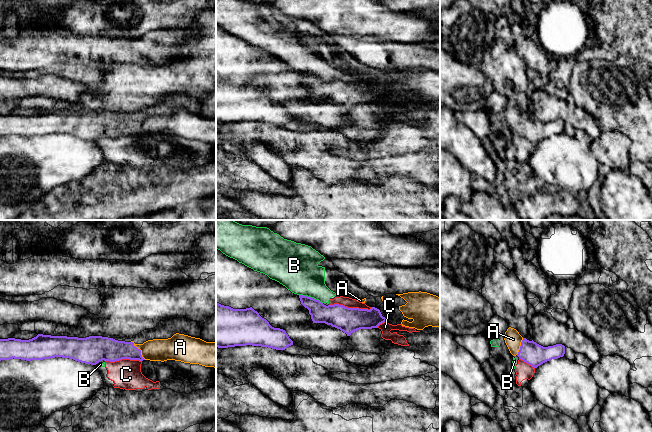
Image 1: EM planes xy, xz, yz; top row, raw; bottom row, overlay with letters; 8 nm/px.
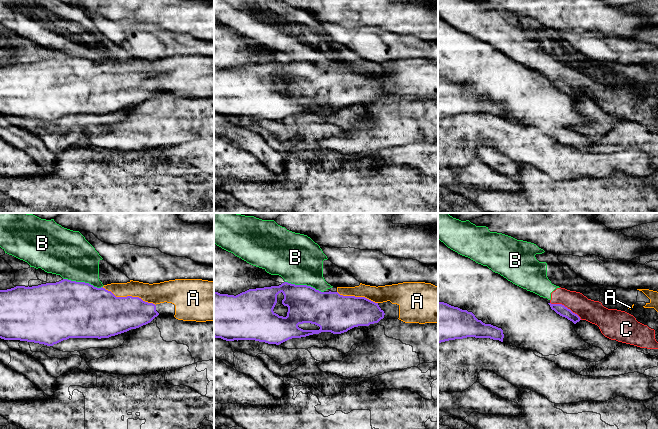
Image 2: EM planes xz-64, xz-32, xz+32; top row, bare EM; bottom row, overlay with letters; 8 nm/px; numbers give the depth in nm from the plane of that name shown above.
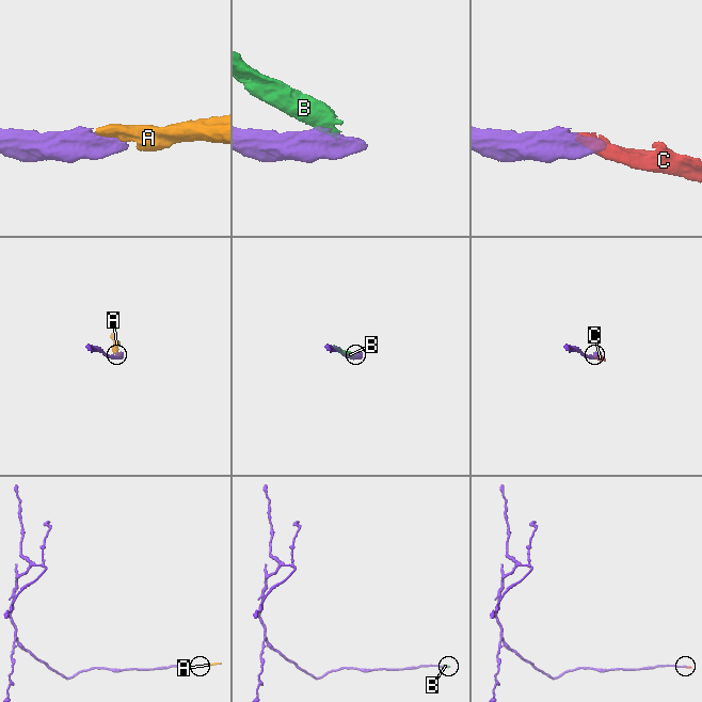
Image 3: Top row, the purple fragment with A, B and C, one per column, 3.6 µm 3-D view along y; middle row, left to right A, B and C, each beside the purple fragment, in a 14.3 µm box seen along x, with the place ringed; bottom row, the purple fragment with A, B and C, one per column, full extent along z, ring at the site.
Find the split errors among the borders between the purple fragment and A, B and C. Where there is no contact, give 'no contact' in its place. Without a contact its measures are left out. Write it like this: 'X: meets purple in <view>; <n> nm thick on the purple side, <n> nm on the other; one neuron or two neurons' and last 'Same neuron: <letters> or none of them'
A: meets purple in xy; 190 nm thick on the purple side, 180 nm on the other; one neuron
B: meets purple in xz; 180 nm thick on the purple side, 340 nm on the other; two neurons
C: meets purple in xz; 200 nm thick on the purple side, 80 nm on the other; two neurons
Same neuron: A

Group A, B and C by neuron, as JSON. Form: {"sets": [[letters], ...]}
{"sets": [["A"], ["B", "C"]]}

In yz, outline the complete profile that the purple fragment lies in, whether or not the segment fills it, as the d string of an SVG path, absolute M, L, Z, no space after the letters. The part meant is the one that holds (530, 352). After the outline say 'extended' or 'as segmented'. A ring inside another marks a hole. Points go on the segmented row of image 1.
M509 327L504 334L505 343L513 356L518 356L521 360L537 368L541 364L552 359L558 359L565 354L565 346L556 344L543 347L536 342L523 338L519 332Z; extended

